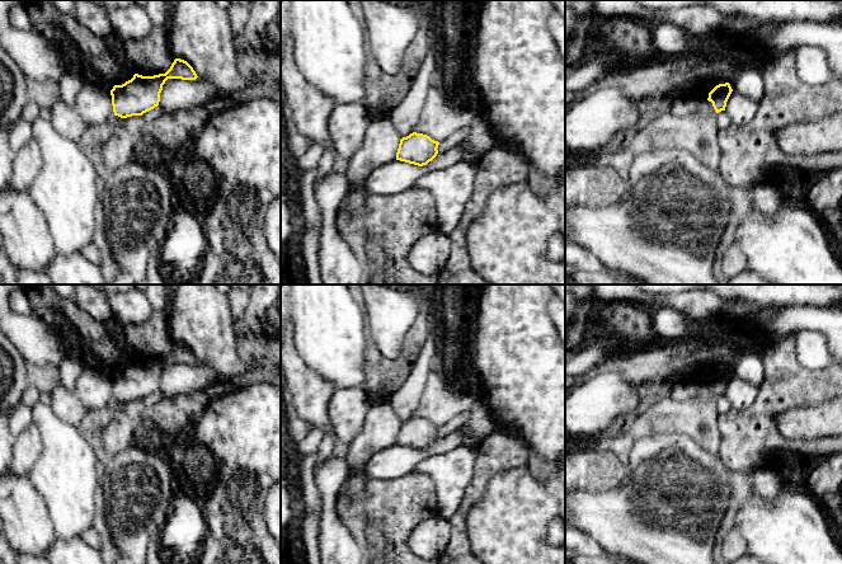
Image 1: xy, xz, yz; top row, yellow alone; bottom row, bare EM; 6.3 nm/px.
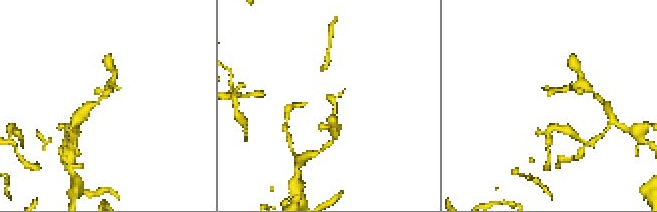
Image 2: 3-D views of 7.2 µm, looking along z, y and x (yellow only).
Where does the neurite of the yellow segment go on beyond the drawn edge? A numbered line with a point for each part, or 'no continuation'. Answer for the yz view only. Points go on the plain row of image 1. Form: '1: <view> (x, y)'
no continuation

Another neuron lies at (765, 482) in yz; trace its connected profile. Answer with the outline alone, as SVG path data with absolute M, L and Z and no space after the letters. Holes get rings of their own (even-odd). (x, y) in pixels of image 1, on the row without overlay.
M767 462L757 467L751 475L751 489L766 500L772 500L781 490L785 479Z

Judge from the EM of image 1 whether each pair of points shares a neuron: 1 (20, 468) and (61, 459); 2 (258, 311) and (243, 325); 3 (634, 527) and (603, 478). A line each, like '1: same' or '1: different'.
1: different
2: same
3: different

